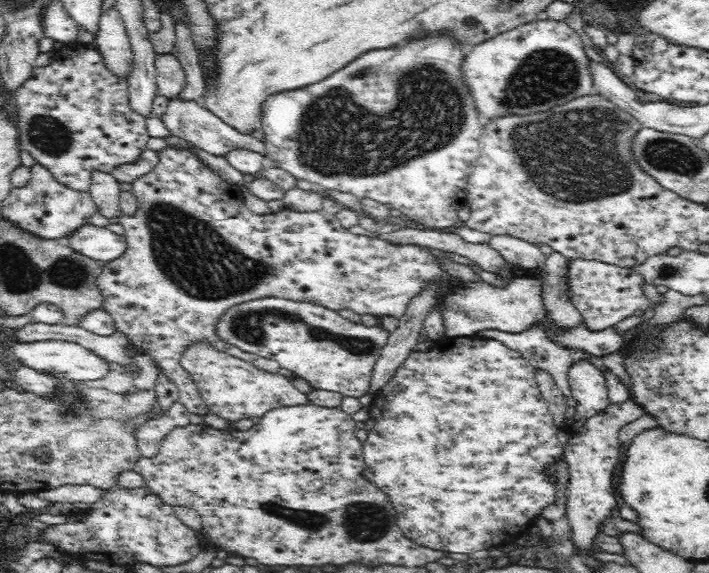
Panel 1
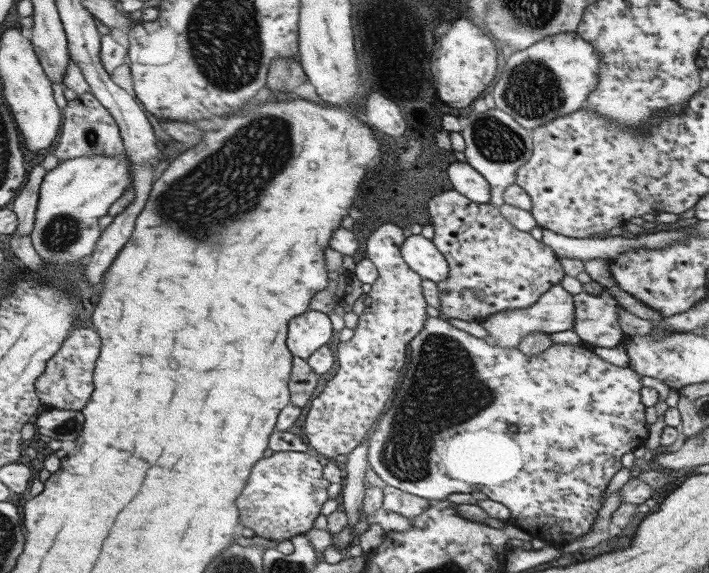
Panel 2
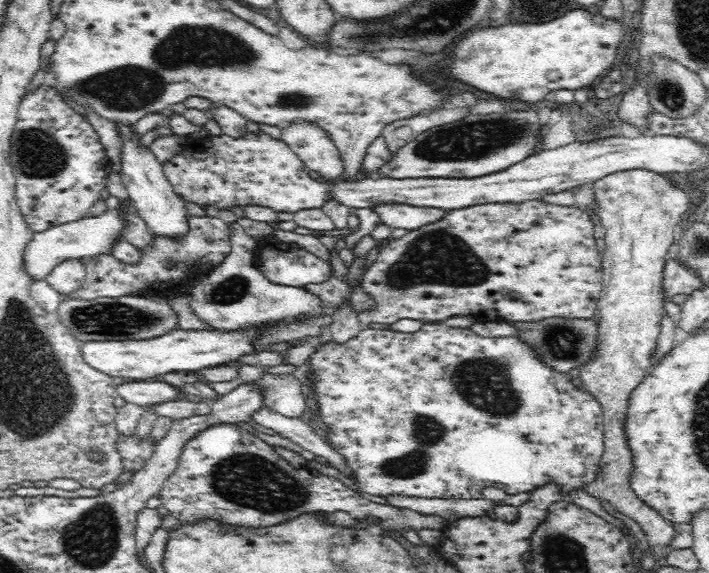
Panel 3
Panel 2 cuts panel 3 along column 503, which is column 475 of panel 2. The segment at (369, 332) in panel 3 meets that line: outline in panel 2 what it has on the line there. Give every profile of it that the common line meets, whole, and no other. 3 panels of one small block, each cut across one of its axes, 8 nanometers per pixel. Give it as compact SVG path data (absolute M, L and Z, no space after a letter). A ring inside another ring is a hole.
M427 317L426 324L410 343L410 359L407 369L403 373L403 380L399 390L395 392L395 398L391 400L391 408L383 413L379 419L378 427L368 437L366 449L366 462L371 470L379 476L385 484L397 488L414 496L419 496L431 503L443 501L449 494L471 493L471 490L481 490L487 494L488 500L503 504L510 514L509 523L517 524L527 534L535 534L535 538L545 542L571 542L579 536L585 536L587 530L591 530L591 524L597 516L597 508L601 508L603 492L611 480L611 476L621 469L621 454L643 446L647 438L647 428L643 420L645 405L641 401L640 375L627 367L619 367L607 363L605 360L589 351L582 344L552 343L545 350L527 355L519 352L518 347L501 347L490 345L484 339L471 336L471 333L463 329L455 328L448 320L438 317ZM541 526L555 526L561 530L543 530Z

